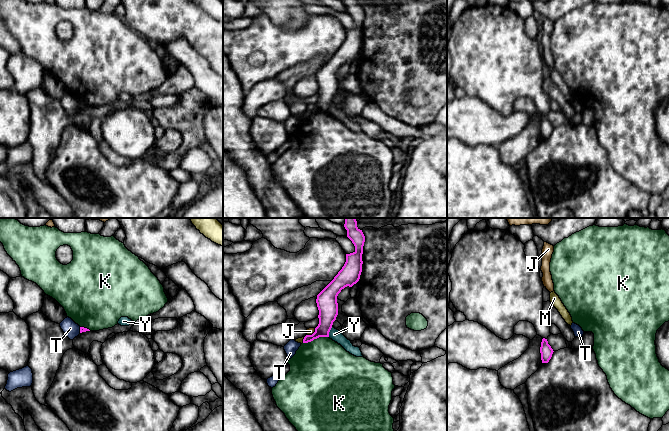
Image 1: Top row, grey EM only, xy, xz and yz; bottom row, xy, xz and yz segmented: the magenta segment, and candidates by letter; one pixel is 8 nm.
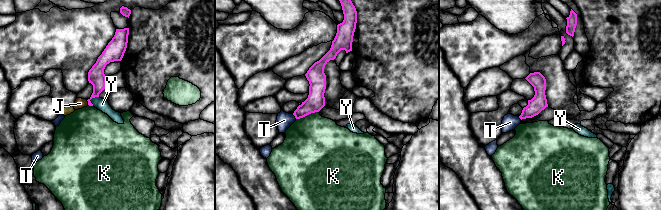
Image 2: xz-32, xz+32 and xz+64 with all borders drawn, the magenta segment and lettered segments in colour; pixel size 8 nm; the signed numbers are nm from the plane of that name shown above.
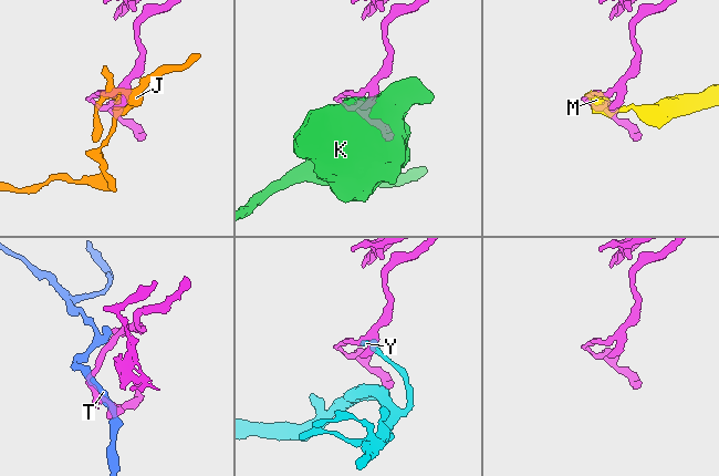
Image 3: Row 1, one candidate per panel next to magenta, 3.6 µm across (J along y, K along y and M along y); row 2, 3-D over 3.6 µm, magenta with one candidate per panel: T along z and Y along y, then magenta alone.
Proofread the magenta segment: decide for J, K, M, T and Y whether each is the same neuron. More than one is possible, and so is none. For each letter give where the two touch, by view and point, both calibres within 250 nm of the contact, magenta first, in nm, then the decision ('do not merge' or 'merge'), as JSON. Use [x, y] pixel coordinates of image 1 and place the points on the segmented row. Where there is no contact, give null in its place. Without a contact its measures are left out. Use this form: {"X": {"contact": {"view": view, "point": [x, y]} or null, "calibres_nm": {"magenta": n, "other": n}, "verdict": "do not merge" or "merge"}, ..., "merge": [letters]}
{"J": {"contact": {"view": "xz", "point": [313, 333]}, "calibres_nm": {"magenta": 160, "other": 60}, "verdict": "do not merge"}, "K": {"contact": {"view": "xz", "point": [315, 338]}, "calibres_nm": {"magenta": 160, "other": 480}, "verdict": "do not merge"}, "M": {"contact": {"view": "xz", "point": [303, 340]}, "calibres_nm": {"magenta": 120, "other": 50}, "verdict": "do not merge"}, "T": {"contact": {"view": "xy", "point": [80, 330]}, "calibres_nm": {"magenta": 50, "other": 120}, "verdict": "do not merge"}, "Y": {"contact": {"view": "xz", "point": [329, 331]}, "calibres_nm": {"magenta": 160, "other": 90}, "verdict": "do not merge"}, "merge": []}

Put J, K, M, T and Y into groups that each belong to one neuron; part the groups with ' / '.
J / K / M / T / Y

